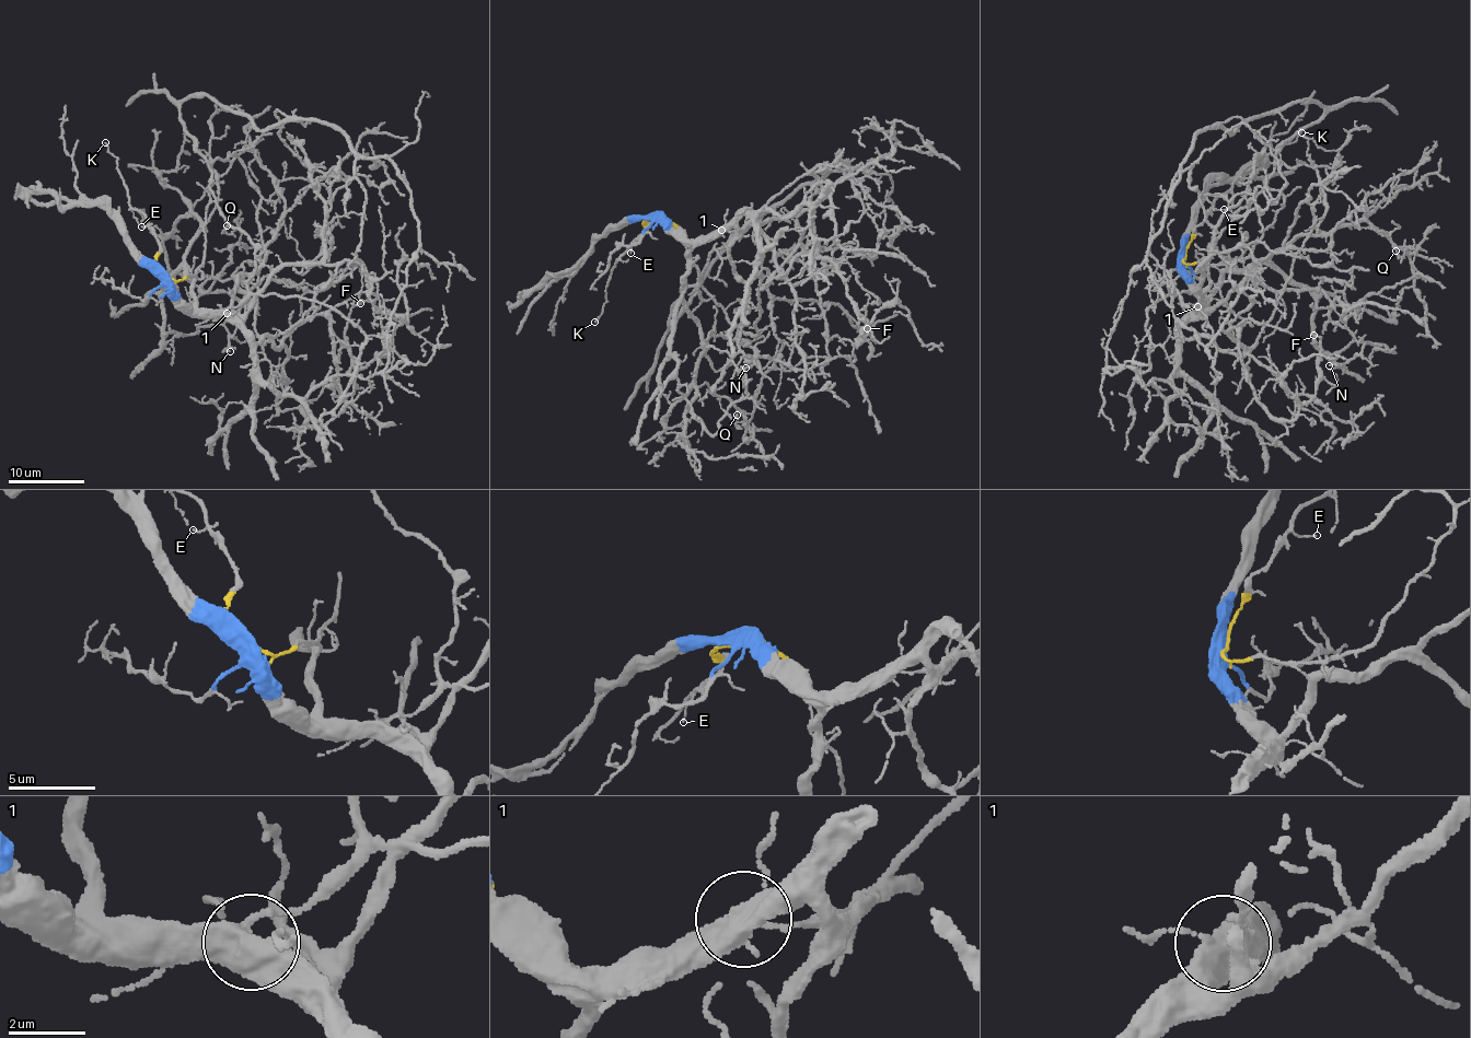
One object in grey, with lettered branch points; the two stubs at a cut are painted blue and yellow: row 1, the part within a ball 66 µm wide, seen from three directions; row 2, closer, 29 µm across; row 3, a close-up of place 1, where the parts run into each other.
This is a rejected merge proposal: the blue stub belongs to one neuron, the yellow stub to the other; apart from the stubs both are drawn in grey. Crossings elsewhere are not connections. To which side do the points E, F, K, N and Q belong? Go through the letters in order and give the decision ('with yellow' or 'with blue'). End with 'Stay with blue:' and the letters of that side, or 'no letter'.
E: with yellow
F: with blue
K: with yellow
N: with blue
Q: with blue
Stay with blue: F, N, Q

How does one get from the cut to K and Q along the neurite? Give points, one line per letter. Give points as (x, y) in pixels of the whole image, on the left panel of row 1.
K: (164, 276), (155, 268), (158, 240), (147, 219), (130, 205), (116, 168), (117, 160), (105, 143)
Q: (164, 276), (195, 313), (241, 321), (231, 293), (245, 276), (200, 288), (240, 240), (239, 218), (227, 225)

